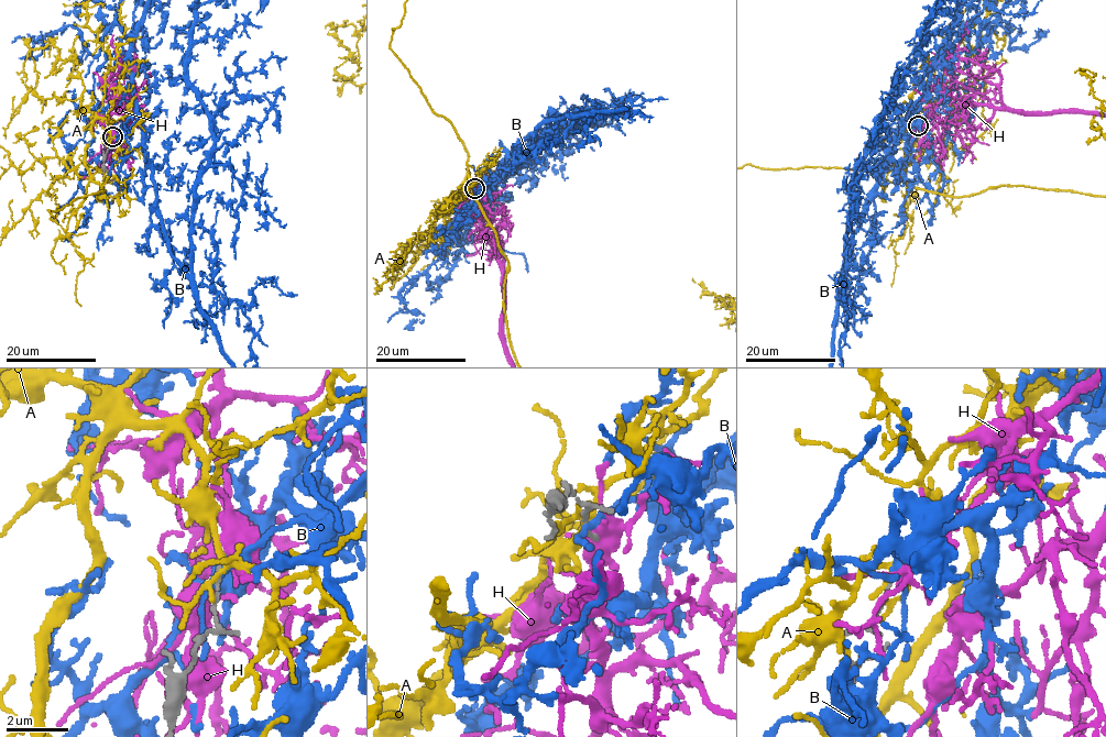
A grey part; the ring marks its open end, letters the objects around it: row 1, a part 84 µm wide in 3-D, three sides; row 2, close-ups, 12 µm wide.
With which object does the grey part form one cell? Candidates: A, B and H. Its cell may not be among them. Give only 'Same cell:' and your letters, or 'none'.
Same cell: none

